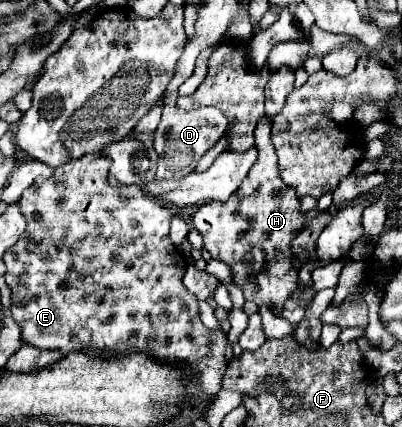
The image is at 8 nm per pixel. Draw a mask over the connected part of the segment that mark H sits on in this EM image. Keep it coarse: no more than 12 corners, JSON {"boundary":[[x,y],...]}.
{"boundary":[[270,116],[260,156],[194,228],[244,298],[276,316],[298,288],[304,228],[278,174]]}

